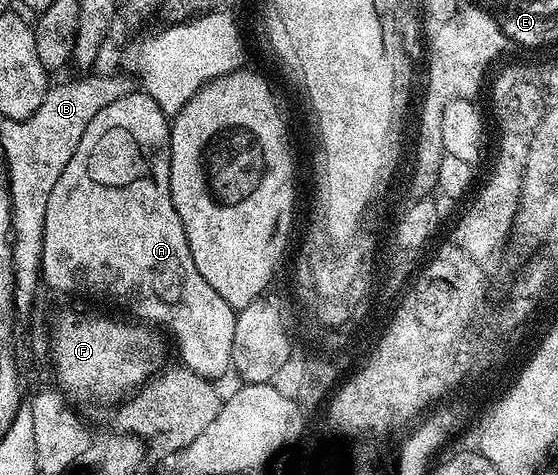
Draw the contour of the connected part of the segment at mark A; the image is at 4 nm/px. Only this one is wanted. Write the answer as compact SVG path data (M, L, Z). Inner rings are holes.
M135 90L130 94L126 94L125 97L118 98L117 101L110 102L108 106L98 111L98 114L94 115L94 118L90 119L90 124L86 126L85 133L82 134L81 141L78 142L78 148L74 150L74 154L70 157L70 162L66 164L66 168L62 170L62 174L58 177L58 182L55 183L52 192L50 192L50 203L46 207L45 218L45 232L44 241L42 242L42 252L40 256L40 270L42 273L42 280L45 285L47 283L56 292L65 292L66 295L72 296L76 291L89 292L92 296L105 296L108 300L117 300L126 311L129 312L129 317L135 318L137 321L143 322L148 326L155 326L157 329L169 332L170 335L176 339L176 344L180 347L179 359L182 361L184 367L194 370L199 376L204 376L207 380L213 382L219 381L219 376L224 376L227 372L230 372L232 365L231 348L234 346L234 326L237 315L237 309L230 306L230 302L226 302L226 298L222 298L222 294L218 294L218 290L214 290L214 286L210 286L210 282L206 282L206 278L202 278L202 274L198 274L198 266L194 266L194 254L190 254L190 242L186 242L186 230L182 230L182 218L178 218L178 210L174 210L174 202L172 201L172 195L170 194L170 146L172 145L172 129L170 127L169 117L158 106L158 102L154 102L154 98L150 98L147 92L143 90Z

